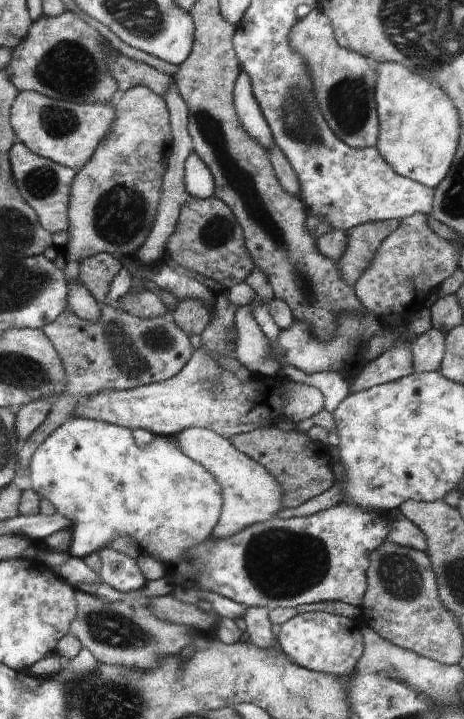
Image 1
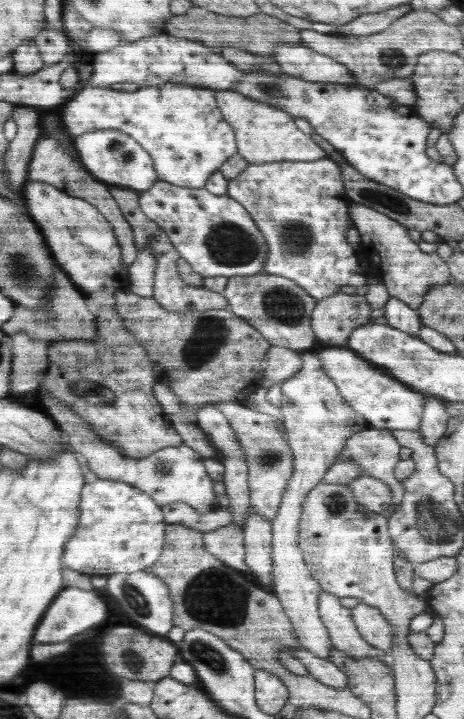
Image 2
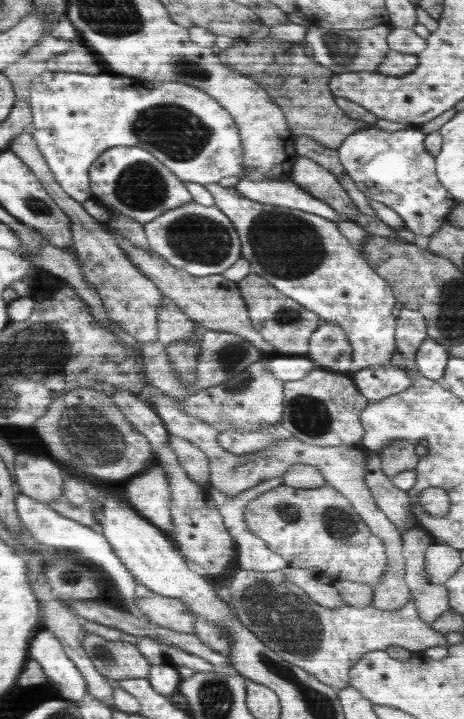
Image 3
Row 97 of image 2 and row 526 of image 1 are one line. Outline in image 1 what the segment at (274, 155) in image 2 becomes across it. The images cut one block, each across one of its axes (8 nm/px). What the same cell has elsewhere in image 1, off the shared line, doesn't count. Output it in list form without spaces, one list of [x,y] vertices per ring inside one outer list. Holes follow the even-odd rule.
[[[191,427],[170,437],[170,440],[174,440],[175,446],[187,458],[212,474],[222,490],[221,514],[210,539],[234,535],[245,527],[276,517],[277,511],[282,509],[282,494],[278,482],[260,463],[253,462],[241,451],[233,448],[228,439],[207,429]]]

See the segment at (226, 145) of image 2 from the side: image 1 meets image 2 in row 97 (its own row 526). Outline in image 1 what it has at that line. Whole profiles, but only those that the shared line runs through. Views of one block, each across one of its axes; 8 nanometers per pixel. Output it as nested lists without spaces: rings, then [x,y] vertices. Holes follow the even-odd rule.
[[[73,417],[65,424],[62,424],[45,442],[34,452],[29,463],[30,469],[30,488],[36,492],[41,499],[50,502],[54,509],[60,515],[71,521],[71,544],[69,545],[68,554],[71,557],[84,559],[86,556],[94,552],[100,552],[107,547],[111,541],[118,536],[129,535],[138,542],[142,552],[152,554],[162,564],[169,564],[170,561],[177,561],[179,556],[185,553],[187,549],[206,541],[216,527],[222,509],[222,498],[220,496],[219,485],[214,482],[214,478],[210,478],[210,474],[190,458],[187,458],[174,444],[174,440],[168,437],[156,437],[154,442],[148,448],[138,448],[133,439],[133,432],[128,428],[112,425],[103,421],[93,419],[84,419],[83,417]]]

